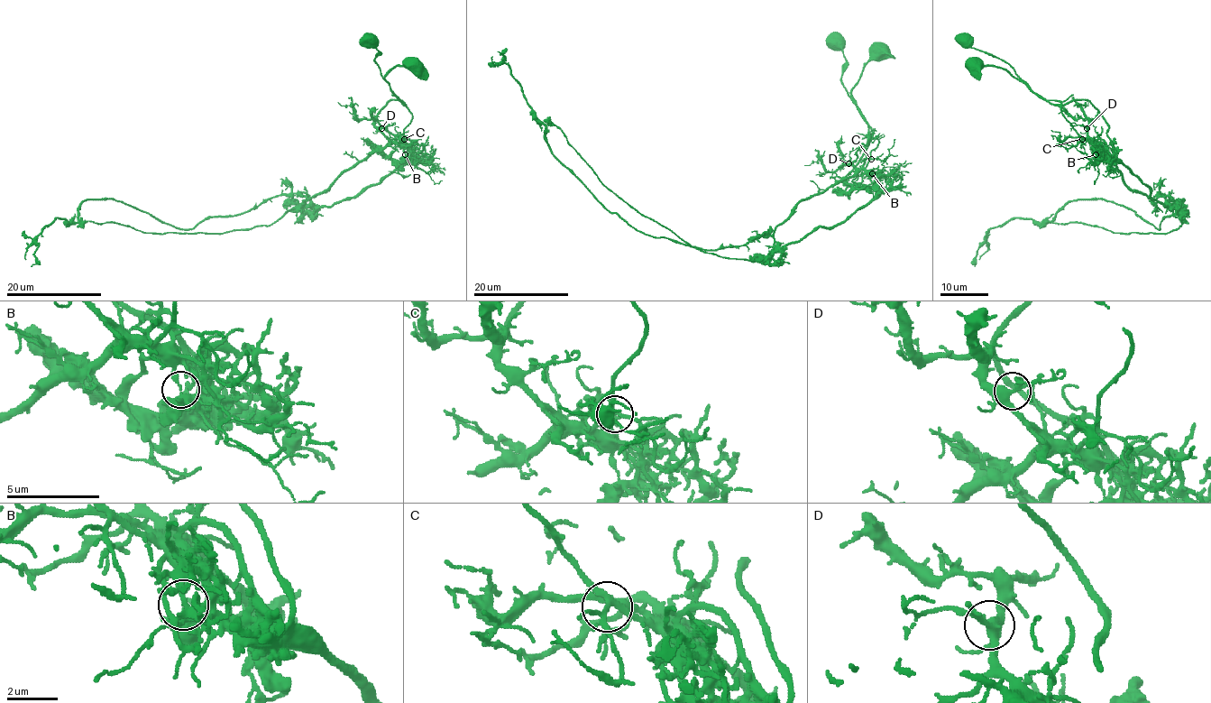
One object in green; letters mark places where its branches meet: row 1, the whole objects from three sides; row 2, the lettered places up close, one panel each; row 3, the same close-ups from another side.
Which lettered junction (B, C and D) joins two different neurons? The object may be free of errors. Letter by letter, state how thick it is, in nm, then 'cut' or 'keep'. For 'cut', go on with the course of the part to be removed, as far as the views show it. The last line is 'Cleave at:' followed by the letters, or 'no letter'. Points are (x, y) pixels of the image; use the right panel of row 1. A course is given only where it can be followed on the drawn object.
B: 320 nm thick; cut; foreign part runs (1096, 154), (1133, 189), (1169, 197), (1159, 229), (1077, 199), (1049, 222), (991, 228), (975, 266)
C: 200 nm thick; keep
D: 360 nm thick; keep
Cleave at: B

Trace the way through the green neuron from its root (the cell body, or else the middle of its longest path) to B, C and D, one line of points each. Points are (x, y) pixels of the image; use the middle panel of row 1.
B: (879, 50), (867, 62), (852, 90), (852, 99), (879, 141), (865, 169), (872, 173)
C: (879, 50), (867, 62), (852, 90), (852, 99), (871, 128), (872, 135), (879, 141), (871, 152), (871, 159)
D: (879, 50), (867, 62), (852, 90), (852, 99), (879, 143), (871, 152), (868, 161), (858, 169), (848, 163)

